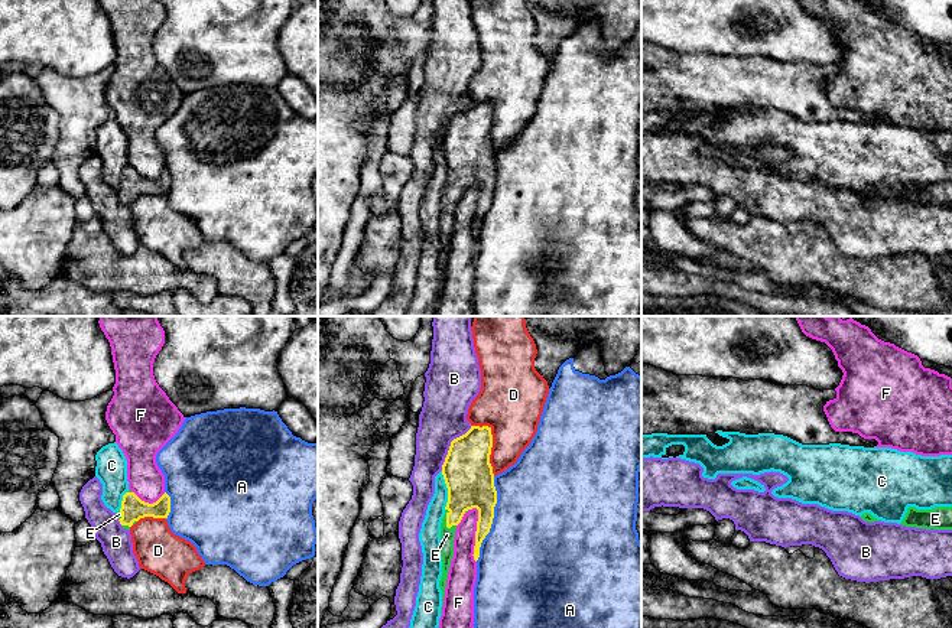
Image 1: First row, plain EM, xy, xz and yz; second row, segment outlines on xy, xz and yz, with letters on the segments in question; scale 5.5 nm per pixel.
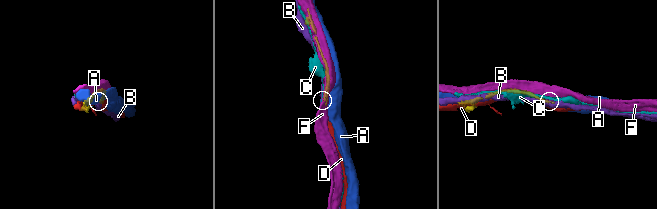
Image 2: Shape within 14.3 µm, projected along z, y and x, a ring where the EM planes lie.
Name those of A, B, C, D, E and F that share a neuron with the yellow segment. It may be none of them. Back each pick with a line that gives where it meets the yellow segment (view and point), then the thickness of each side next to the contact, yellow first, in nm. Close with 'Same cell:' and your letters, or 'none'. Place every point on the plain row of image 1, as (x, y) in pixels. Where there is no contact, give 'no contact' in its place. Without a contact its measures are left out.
E: contact xz (447, 195); calibres 260 and 80 nm
Same cell: E

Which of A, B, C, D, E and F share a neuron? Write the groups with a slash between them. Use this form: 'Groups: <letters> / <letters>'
Groups: A / B / C / D / E / F

